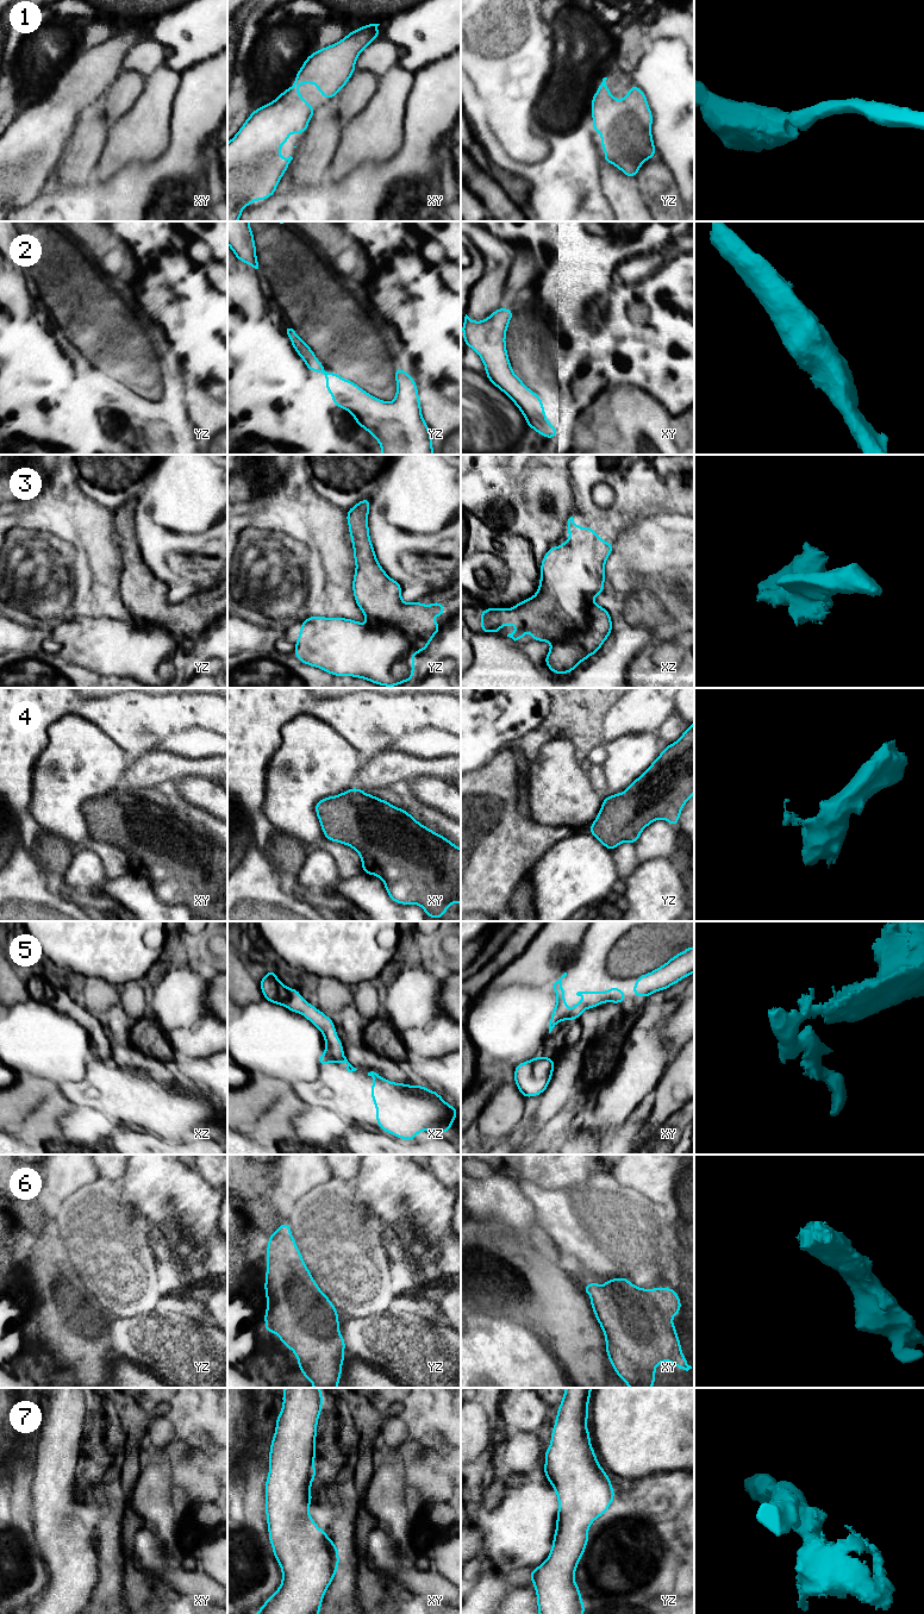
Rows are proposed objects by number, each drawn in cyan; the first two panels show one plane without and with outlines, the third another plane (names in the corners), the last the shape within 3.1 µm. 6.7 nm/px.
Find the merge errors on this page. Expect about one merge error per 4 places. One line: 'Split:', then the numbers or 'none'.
Split: 3, 5

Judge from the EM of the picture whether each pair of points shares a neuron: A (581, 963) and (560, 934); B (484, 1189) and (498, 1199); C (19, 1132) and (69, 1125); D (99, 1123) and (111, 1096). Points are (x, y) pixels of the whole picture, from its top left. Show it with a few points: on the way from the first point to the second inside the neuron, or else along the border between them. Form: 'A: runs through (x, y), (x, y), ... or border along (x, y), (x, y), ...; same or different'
A: border along (576, 948), (568, 959); different
B: runs through (487, 1193), (494, 1198); same
C: border along (75, 1106), (60, 1120), (58, 1136); different
D: border along (85, 1106), (104, 1113), (112, 1120); different

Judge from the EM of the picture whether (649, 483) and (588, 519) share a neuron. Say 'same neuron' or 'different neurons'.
same neuron

